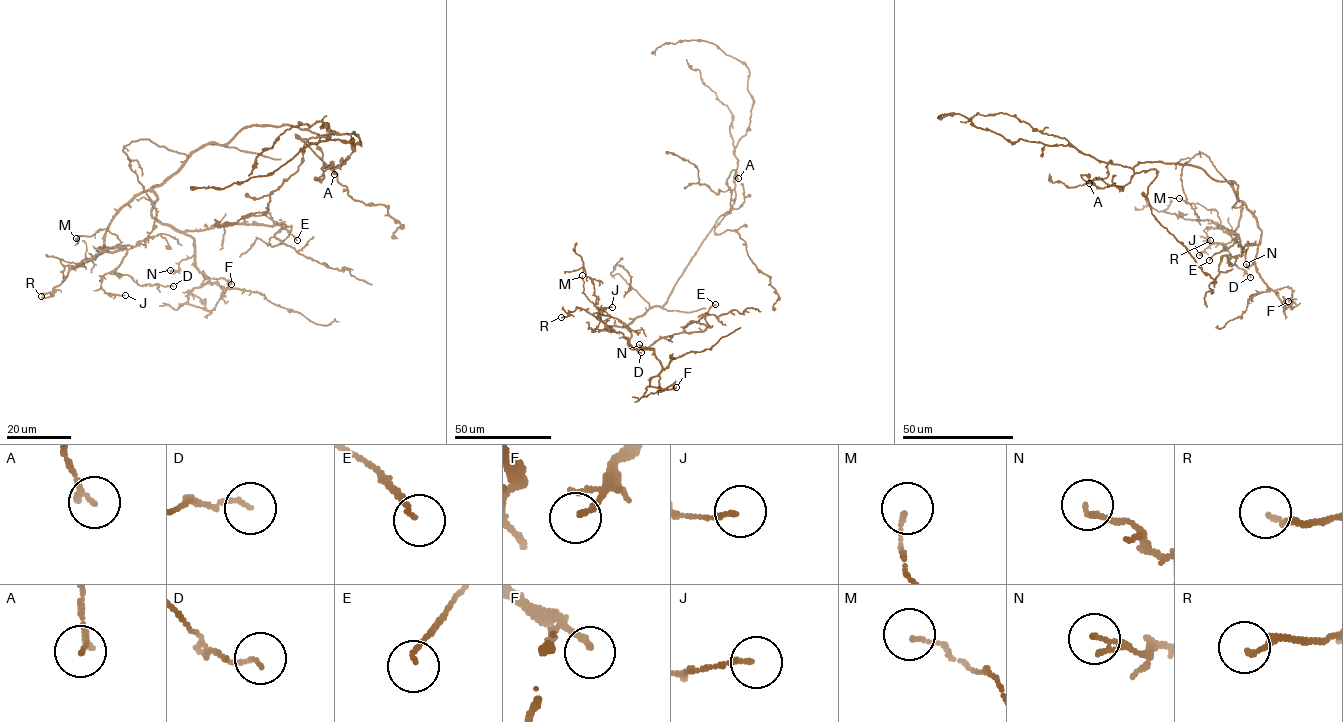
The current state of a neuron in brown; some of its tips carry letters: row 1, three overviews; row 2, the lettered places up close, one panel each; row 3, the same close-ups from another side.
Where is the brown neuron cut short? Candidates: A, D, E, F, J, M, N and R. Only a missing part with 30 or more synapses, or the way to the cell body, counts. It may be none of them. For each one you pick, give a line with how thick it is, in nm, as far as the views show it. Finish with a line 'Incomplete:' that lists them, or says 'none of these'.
Incomplete: none of these

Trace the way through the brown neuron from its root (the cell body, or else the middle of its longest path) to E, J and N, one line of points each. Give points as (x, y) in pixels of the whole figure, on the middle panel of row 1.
E: (698, 248), (668, 300), (629, 325), (628, 344), (633, 348), (647, 348), (662, 337), (681, 333), (715, 304)
J: (698, 248), (663, 305), (650, 308), (626, 326), (614, 326), (599, 331), (613, 331), (597, 314), (612, 307)
N: (698, 248), (668, 300), (628, 326), (631, 348), (653, 350), (639, 344)

